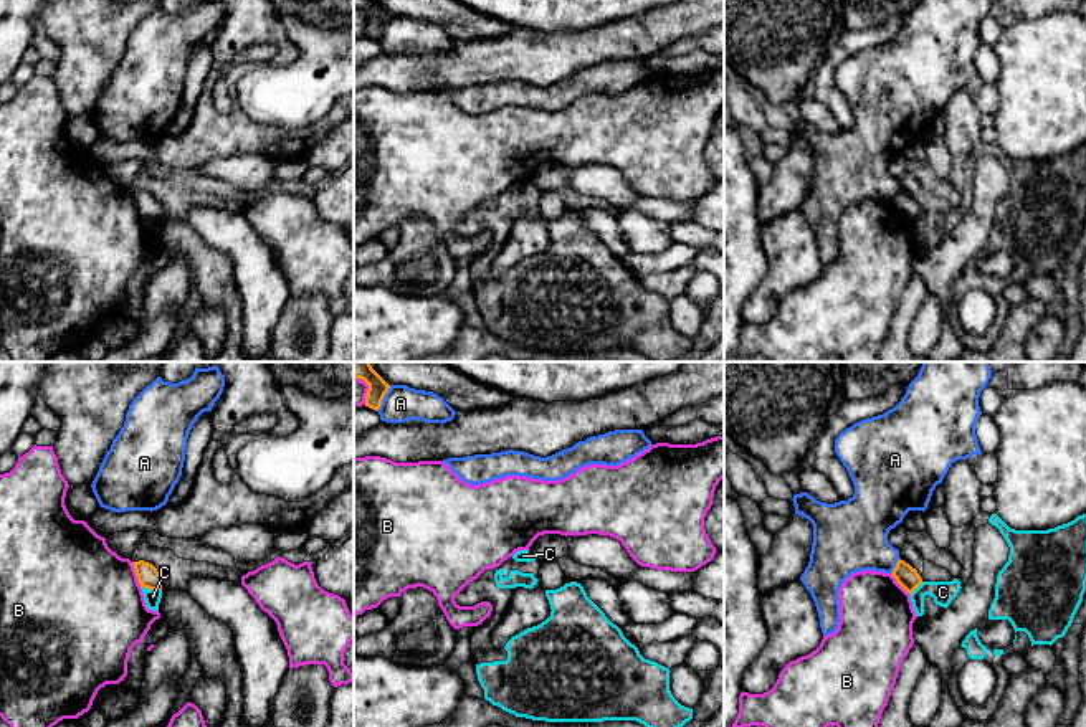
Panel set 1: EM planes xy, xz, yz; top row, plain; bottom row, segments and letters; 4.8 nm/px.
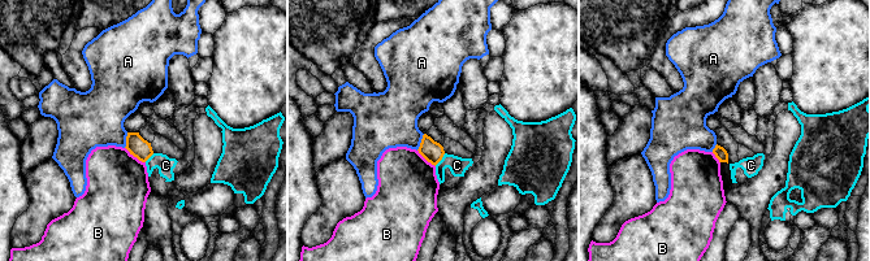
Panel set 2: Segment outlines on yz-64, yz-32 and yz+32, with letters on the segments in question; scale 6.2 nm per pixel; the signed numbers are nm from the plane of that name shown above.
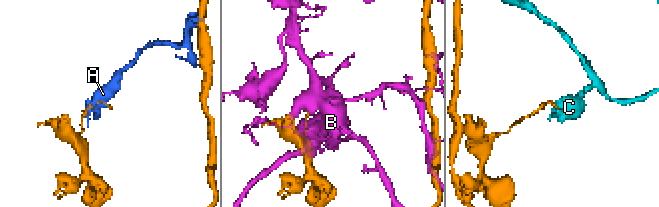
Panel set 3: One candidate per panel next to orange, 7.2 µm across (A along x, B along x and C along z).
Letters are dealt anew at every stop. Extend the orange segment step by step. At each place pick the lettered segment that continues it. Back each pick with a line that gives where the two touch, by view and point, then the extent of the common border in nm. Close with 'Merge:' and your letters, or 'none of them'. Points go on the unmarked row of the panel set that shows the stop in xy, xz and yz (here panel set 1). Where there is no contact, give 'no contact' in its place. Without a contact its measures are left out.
Merge: none of them

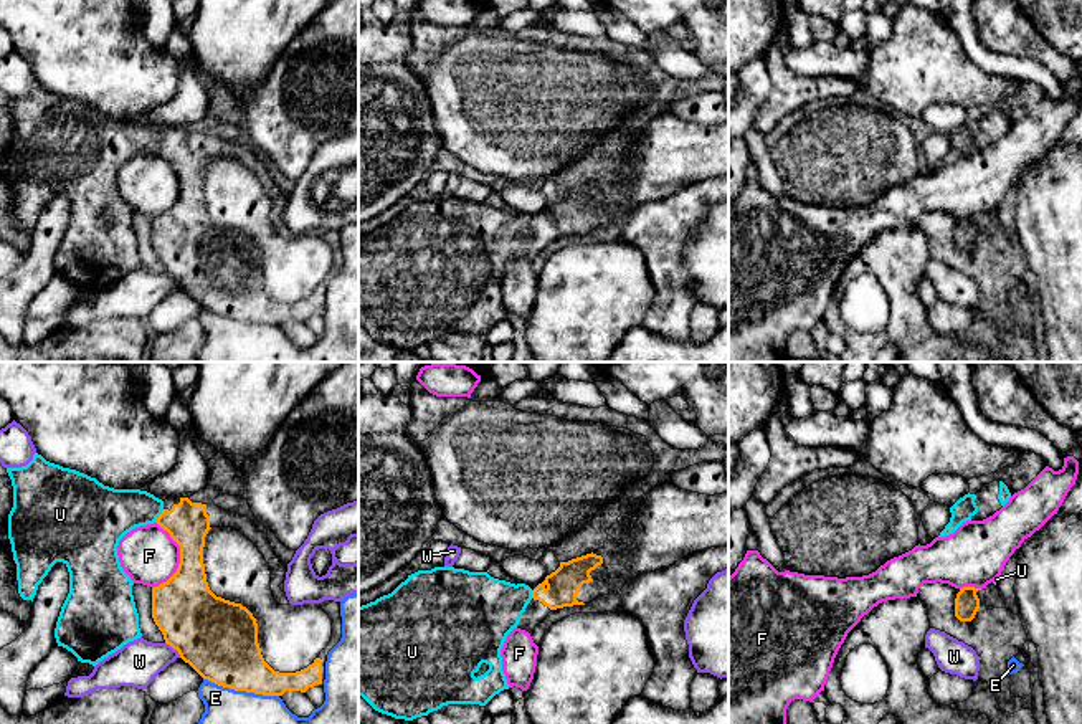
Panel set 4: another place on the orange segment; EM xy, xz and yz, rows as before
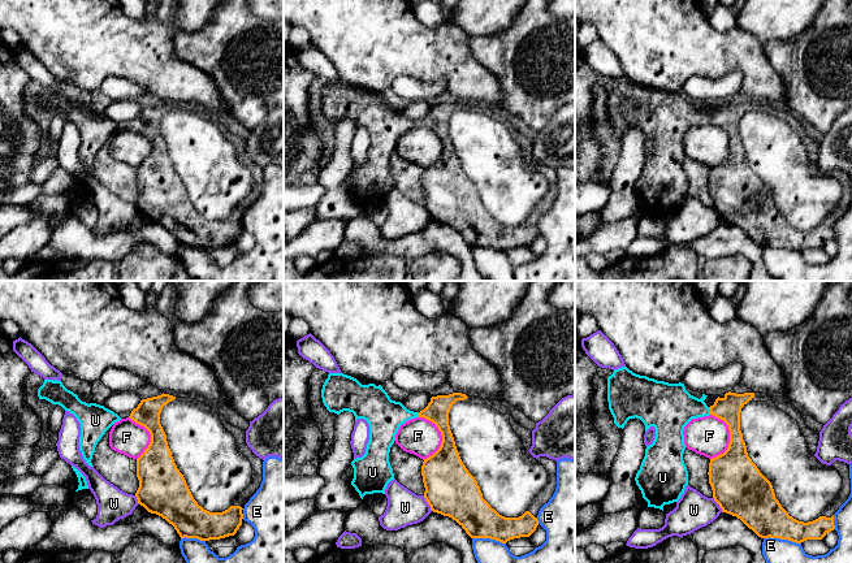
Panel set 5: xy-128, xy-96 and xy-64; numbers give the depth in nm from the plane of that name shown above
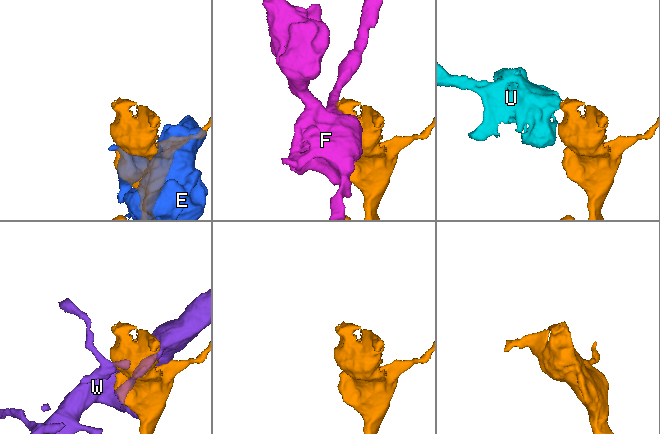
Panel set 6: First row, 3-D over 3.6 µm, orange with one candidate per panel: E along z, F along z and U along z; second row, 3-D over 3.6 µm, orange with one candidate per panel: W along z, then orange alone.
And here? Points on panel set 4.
U: meets orange in xy at (159, 146); contact 80 nm long
Merge: U

